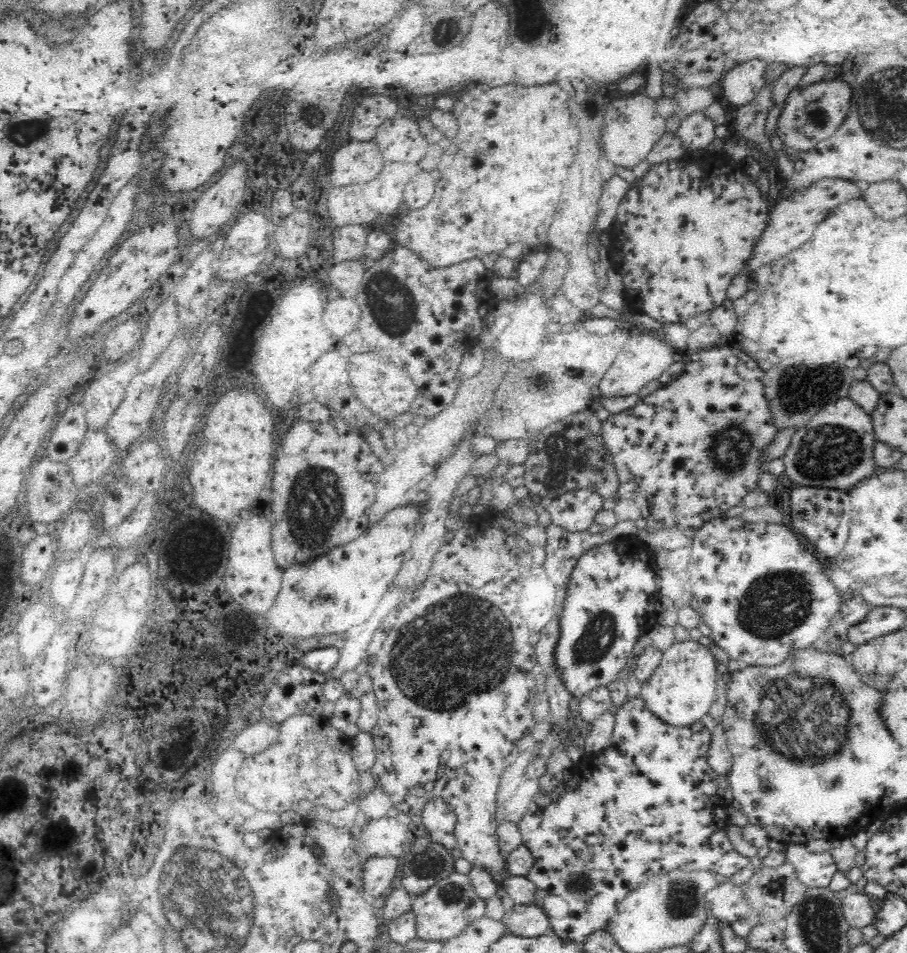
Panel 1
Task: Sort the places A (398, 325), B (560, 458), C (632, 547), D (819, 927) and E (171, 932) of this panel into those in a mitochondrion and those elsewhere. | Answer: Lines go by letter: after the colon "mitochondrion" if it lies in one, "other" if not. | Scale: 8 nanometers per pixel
A: mitochondrion
B: mitochondrion
C: other
D: mitochondrion
E: mitochondrion

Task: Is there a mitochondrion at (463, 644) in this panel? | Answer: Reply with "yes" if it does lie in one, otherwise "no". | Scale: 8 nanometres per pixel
yes

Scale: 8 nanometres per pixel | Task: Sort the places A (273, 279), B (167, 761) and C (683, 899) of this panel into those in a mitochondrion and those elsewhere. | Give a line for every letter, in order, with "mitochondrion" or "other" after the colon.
A: other
B: other
C: mitochondrion

